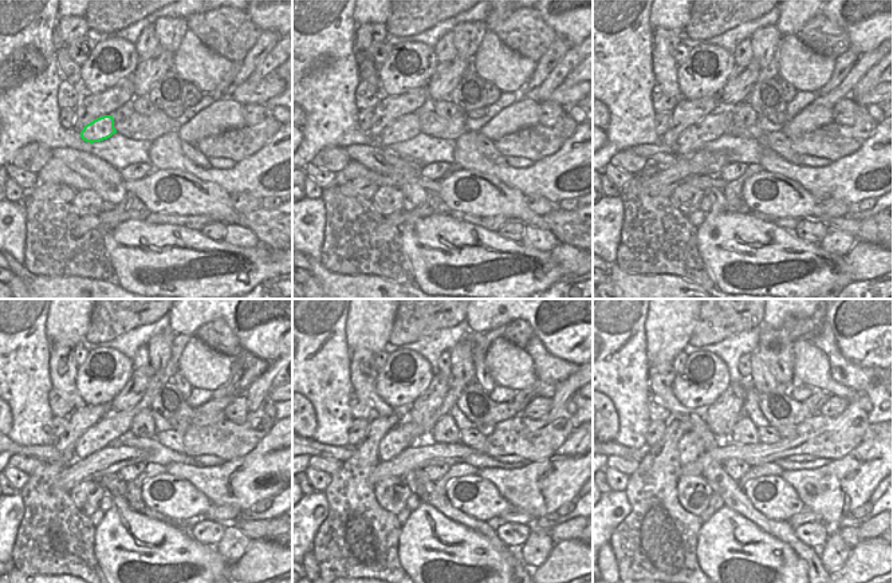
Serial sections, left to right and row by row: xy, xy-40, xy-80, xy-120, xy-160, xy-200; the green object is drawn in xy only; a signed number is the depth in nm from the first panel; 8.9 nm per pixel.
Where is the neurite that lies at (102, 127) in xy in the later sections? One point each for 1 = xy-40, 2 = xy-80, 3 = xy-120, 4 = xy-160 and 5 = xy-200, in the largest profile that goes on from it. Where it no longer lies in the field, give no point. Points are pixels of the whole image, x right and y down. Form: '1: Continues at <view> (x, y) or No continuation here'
1: Continues at xy-40 (408, 126)
2: Continues at xy-80 (708, 129)
3: Continues at xy-120 (109, 429)
4: Continues at xy-160 (406, 432)
5: Continues at xy-200 (689, 446)

